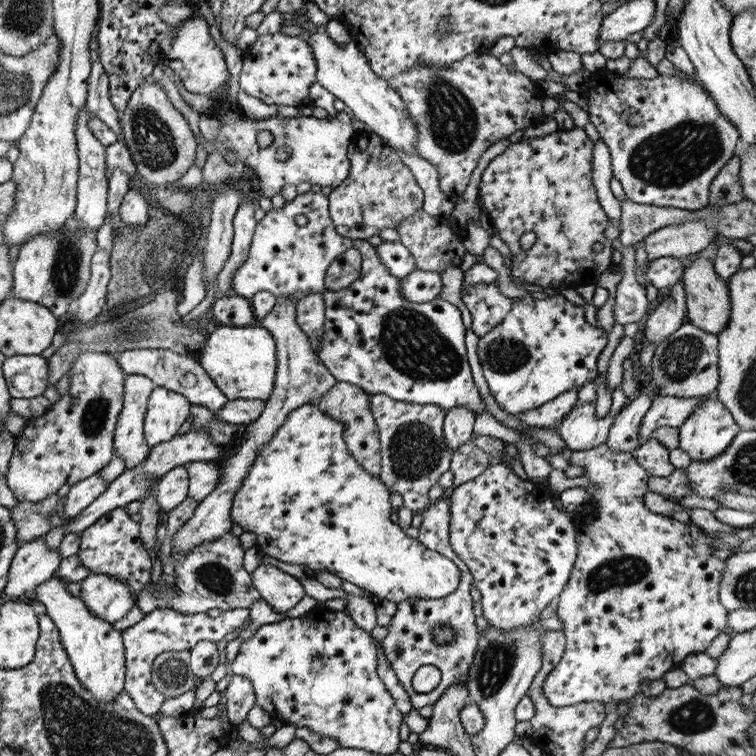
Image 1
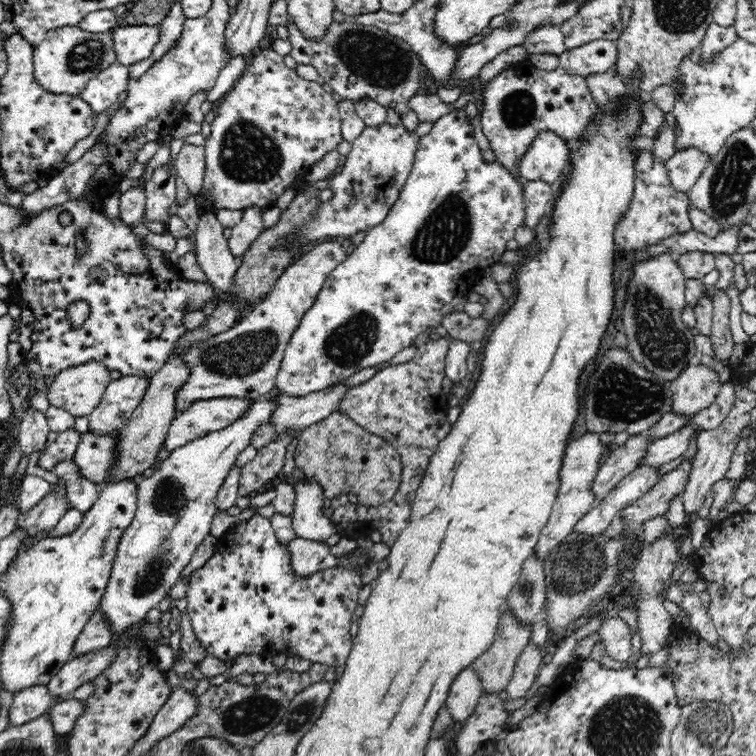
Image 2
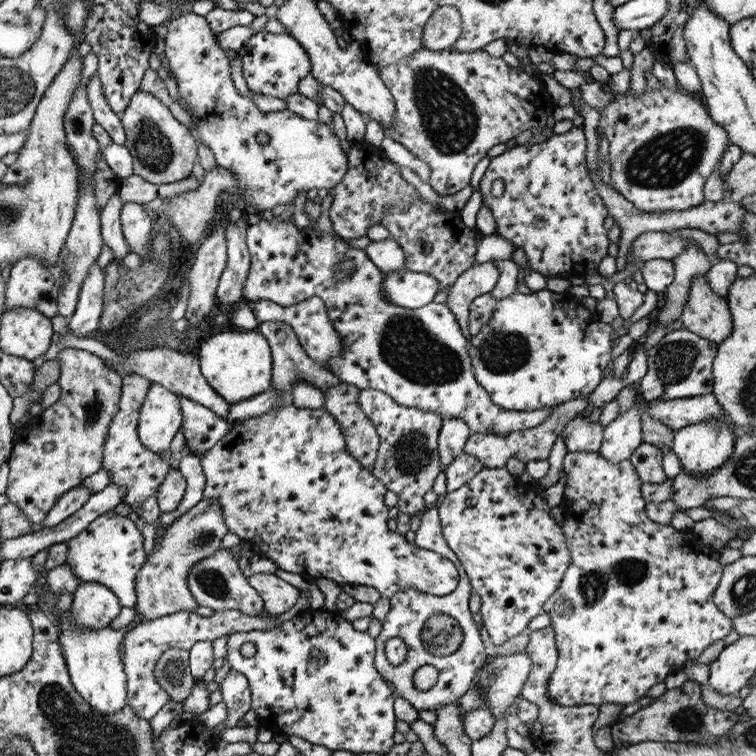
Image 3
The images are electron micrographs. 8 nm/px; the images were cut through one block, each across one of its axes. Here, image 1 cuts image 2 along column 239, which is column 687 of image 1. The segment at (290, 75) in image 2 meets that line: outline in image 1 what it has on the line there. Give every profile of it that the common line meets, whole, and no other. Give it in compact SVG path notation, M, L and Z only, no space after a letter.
M600 69L582 84L581 93L586 99L589 121L608 148L612 177L620 182L625 198L637 204L681 210L707 205L712 178L733 155L739 134L729 120L720 116L700 83L676 71L671 76L658 74L649 80L623 78Z

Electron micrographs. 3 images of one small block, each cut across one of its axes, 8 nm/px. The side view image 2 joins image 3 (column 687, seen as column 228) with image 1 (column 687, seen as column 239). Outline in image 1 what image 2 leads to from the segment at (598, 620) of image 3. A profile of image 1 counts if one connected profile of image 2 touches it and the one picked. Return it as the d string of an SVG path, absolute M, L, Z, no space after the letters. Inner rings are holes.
M601 444L596 448L585 451L573 451L567 455L566 460L571 466L581 466L583 468L583 476L595 484L585 486L585 492L589 496L588 502L581 506L580 511L574 512L575 524L575 544L577 544L577 558L575 564L569 573L567 584L562 588L561 593L557 596L555 604L555 616L561 620L561 630L565 640L563 647L563 655L557 661L557 664L547 673L545 677L542 692L547 698L551 706L569 706L569 704L579 704L579 702L603 702L608 706L627 702L631 700L631 696L635 696L639 691L641 682L651 682L651 680L662 680L663 674L671 668L680 666L681 660L687 654L699 654L711 644L711 640L721 634L721 630L727 624L727 610L723 608L723 604L719 604L718 586L720 576L725 566L727 557L734 552L735 548L741 543L734 532L729 534L703 534L701 528L697 528L691 520L687 522L679 522L673 517L661 516L655 512L649 512L645 508L643 496L647 486L647 472L639 466L631 456L631 453L611 453L605 444ZM587 504L592 505L592 510L589 510Z

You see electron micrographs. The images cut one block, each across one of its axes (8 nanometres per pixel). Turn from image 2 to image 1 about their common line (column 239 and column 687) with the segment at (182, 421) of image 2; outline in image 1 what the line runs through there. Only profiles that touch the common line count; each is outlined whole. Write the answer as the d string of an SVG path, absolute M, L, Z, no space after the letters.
M657 395L651 399L649 408L645 411L639 430L637 430L638 445L645 443L655 428L663 425L678 427L695 412L695 408L703 402L703 397L677 398Z

